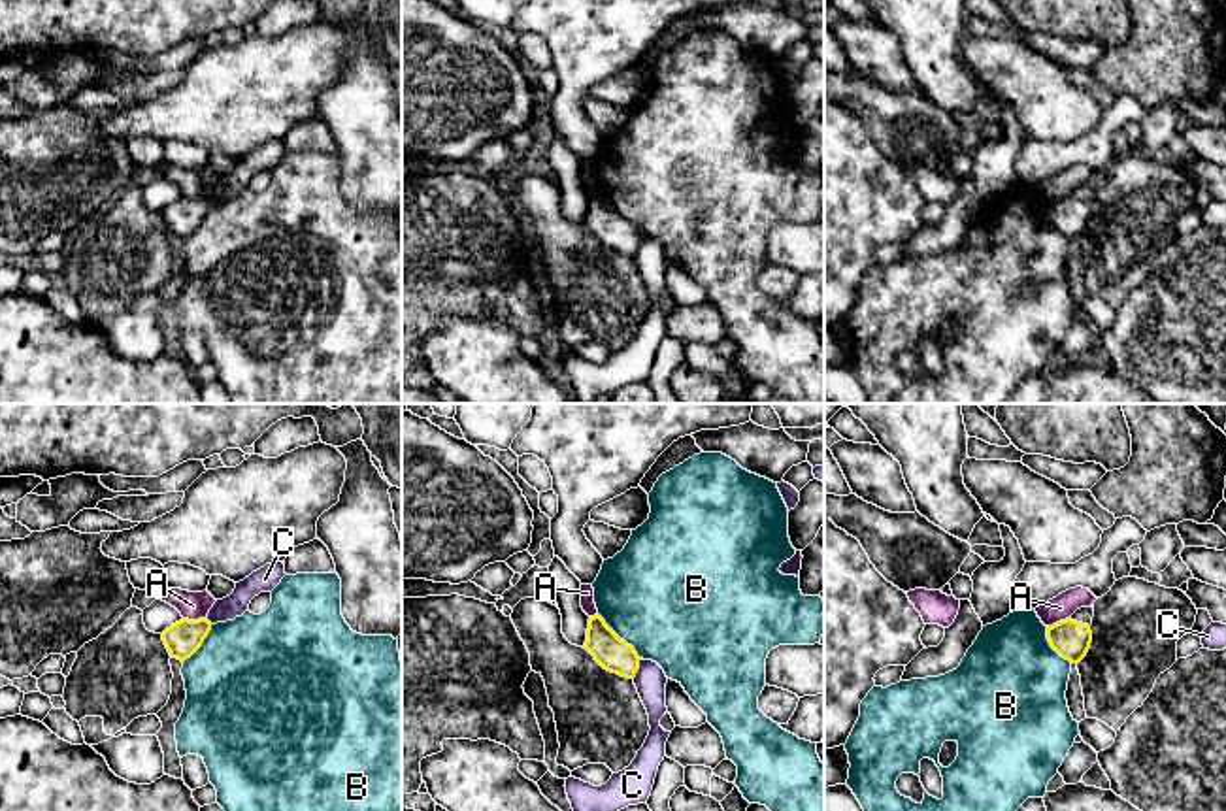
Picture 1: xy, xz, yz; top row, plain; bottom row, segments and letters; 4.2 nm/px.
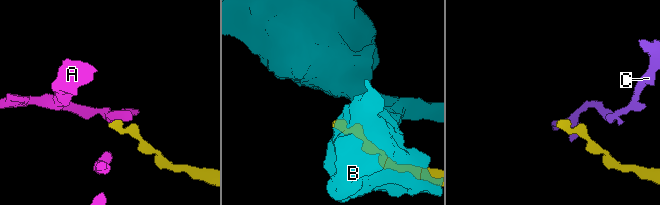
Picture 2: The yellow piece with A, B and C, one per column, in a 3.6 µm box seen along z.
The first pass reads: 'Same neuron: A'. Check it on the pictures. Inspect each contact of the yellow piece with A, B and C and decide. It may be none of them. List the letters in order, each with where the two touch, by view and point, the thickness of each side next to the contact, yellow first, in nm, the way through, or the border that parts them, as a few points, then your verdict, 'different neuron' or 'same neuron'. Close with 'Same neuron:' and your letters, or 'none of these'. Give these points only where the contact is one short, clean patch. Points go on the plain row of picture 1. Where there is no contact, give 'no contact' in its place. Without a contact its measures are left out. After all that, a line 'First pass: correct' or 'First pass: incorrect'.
A: contact xy (195, 198); calibres 150 and 120 nm; border xy (183, 195), (206, 197); different neuron
B: contact xz (619, 215); calibres 150 and 480 nm; different neuron
C: contact xz (638, 246); calibres 150 and 130 nm; border xz (642, 236), (632, 255); different neuron
Same neuron: none of these
First pass: incorrect

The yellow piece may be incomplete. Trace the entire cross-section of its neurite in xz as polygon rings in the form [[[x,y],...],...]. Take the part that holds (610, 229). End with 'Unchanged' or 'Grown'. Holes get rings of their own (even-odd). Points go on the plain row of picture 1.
[[[600,192],[588,196],[585,226],[607,249],[634,257],[639,234],[632,223],[621,217]]]. Unchanged

